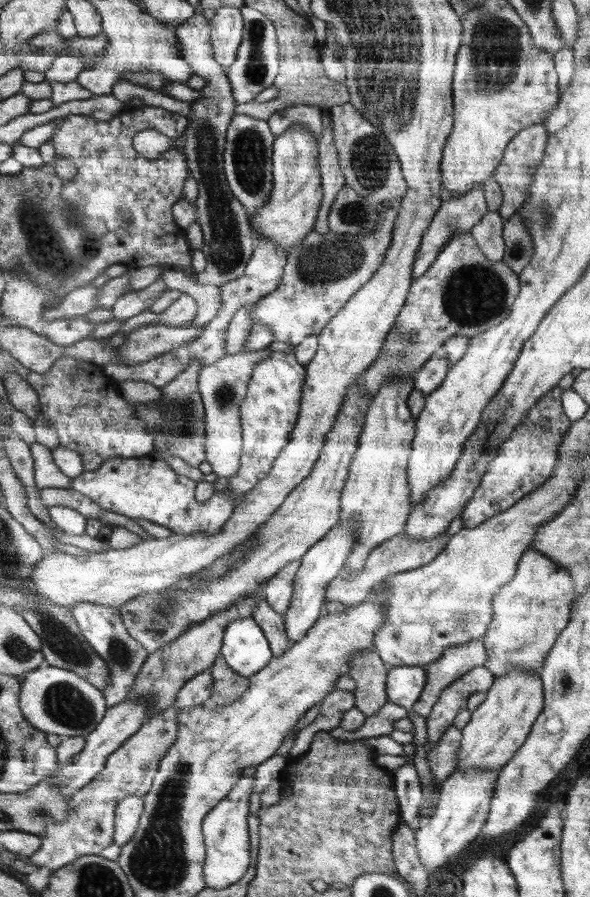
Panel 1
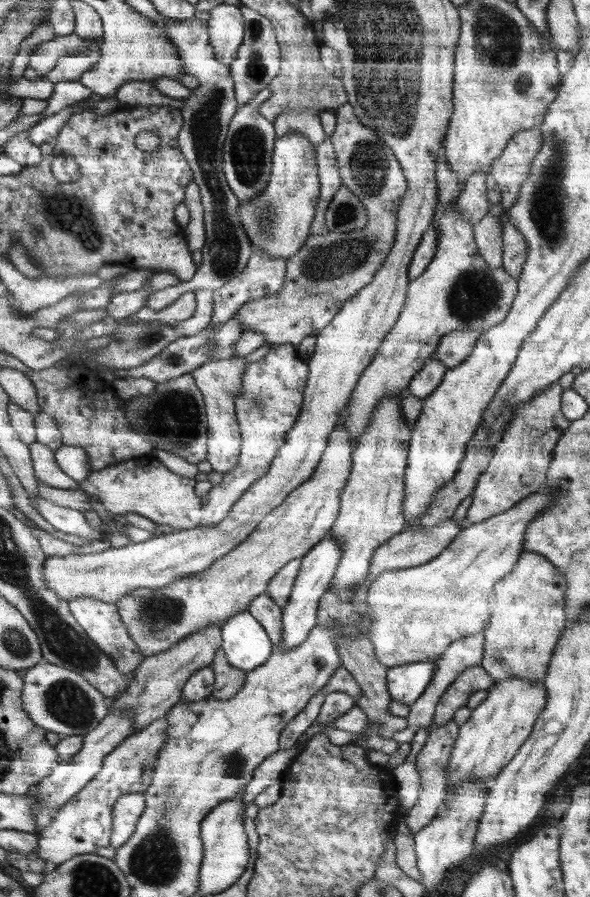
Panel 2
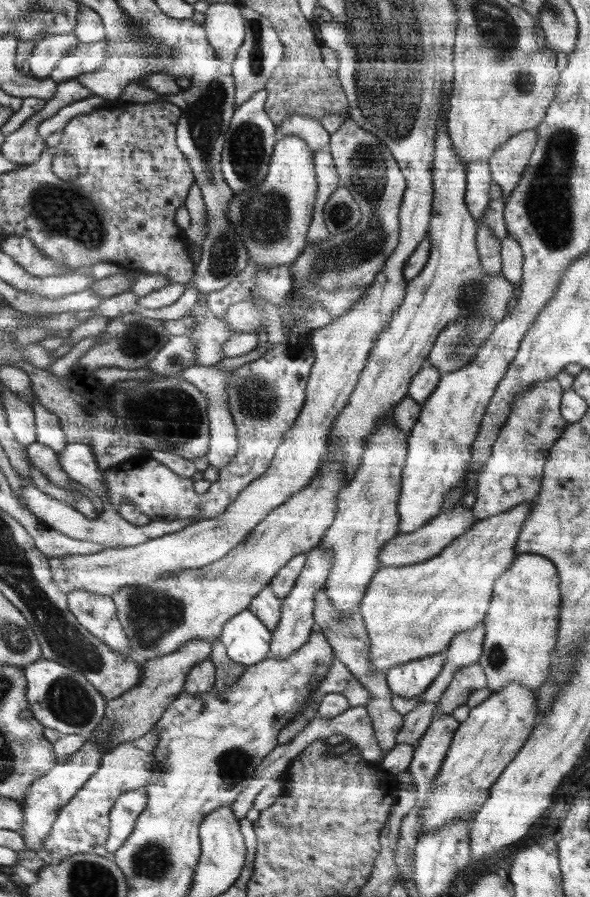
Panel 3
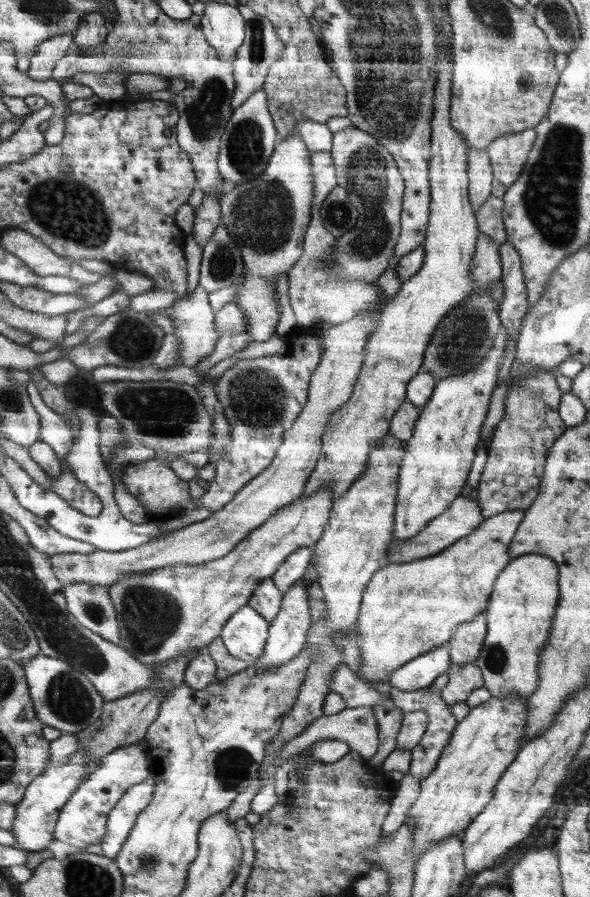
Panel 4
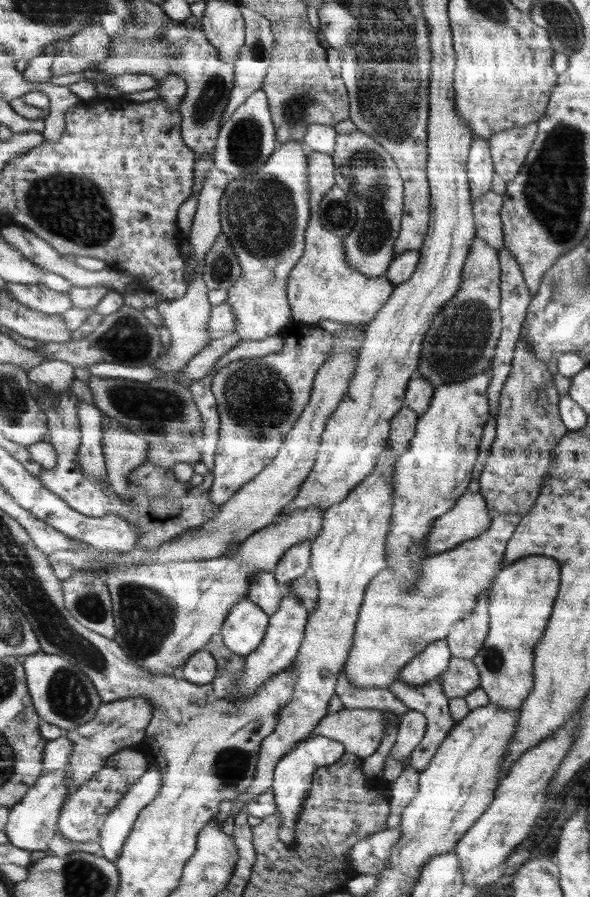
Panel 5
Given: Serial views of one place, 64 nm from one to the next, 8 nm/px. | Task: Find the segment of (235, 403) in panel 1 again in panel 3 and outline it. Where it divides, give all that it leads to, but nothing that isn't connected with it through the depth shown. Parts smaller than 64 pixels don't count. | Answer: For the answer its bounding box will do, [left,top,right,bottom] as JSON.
[178,365,238,470]

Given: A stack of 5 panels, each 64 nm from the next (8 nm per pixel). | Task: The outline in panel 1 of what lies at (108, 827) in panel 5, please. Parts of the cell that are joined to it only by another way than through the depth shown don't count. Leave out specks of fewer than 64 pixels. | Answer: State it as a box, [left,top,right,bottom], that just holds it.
[113,796,144,846]

